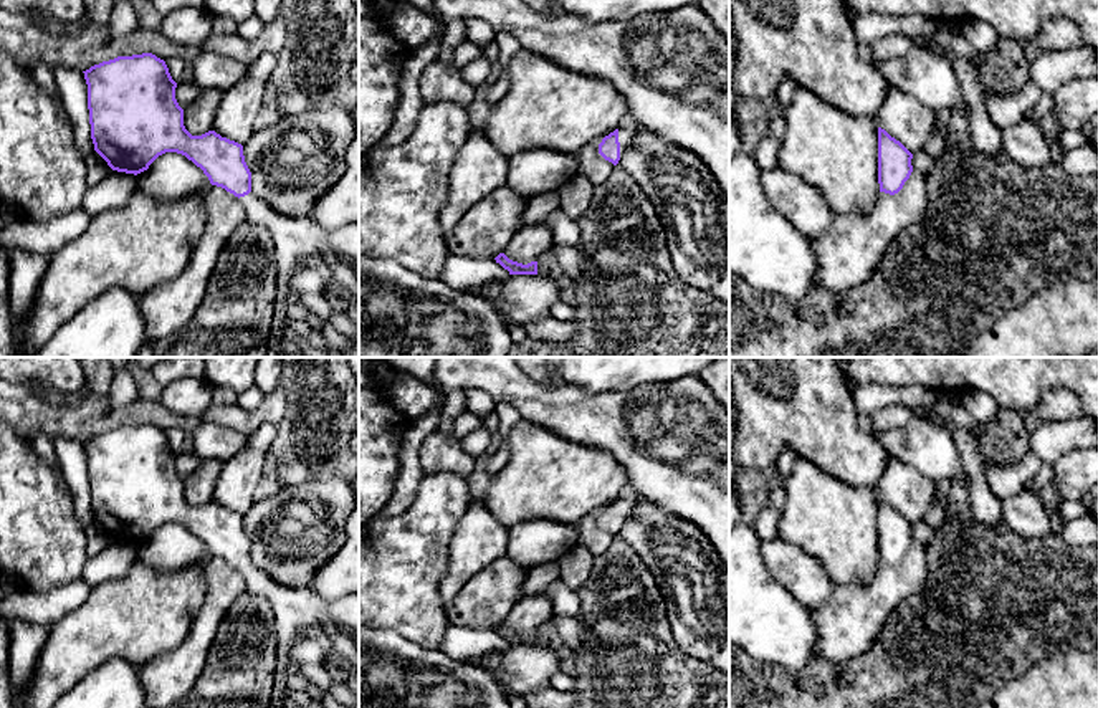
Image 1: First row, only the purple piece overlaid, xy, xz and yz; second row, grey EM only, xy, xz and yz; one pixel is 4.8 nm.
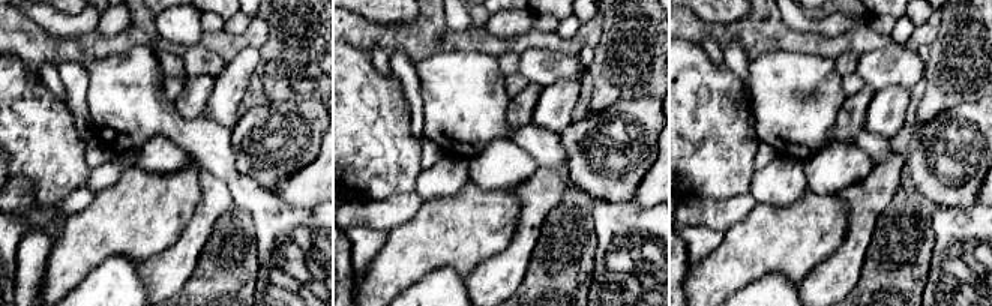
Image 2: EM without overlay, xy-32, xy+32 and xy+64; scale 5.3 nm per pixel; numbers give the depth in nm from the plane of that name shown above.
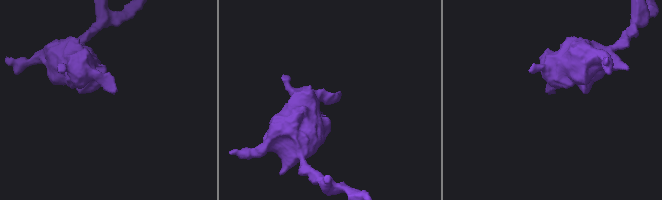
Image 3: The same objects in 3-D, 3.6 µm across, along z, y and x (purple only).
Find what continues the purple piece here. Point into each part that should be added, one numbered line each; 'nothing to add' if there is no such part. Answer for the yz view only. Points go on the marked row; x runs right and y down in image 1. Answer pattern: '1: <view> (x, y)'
nothing to add

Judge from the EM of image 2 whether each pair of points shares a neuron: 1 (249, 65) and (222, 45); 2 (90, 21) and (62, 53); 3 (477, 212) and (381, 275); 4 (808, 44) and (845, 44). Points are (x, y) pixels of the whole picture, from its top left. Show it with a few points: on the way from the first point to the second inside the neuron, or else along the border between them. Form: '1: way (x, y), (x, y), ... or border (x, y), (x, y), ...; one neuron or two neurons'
1: border (258, 50), (245, 47), (227, 62); two neurons
2: border (95, 26), (71, 38), (60, 38), (42, 29); two neurons
3: way (453, 231), (444, 231), (429, 239), (405, 258); one neuron
4: way (817, 44), (836, 44); one neuron

